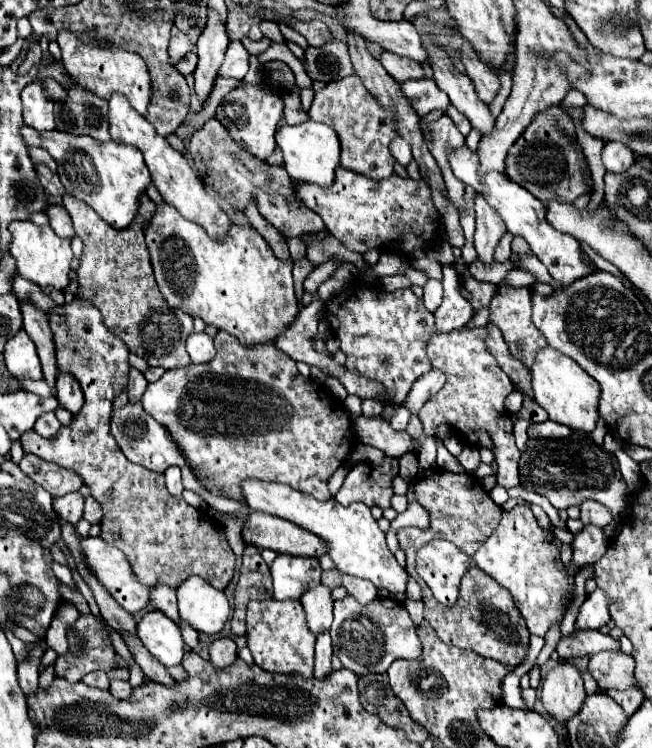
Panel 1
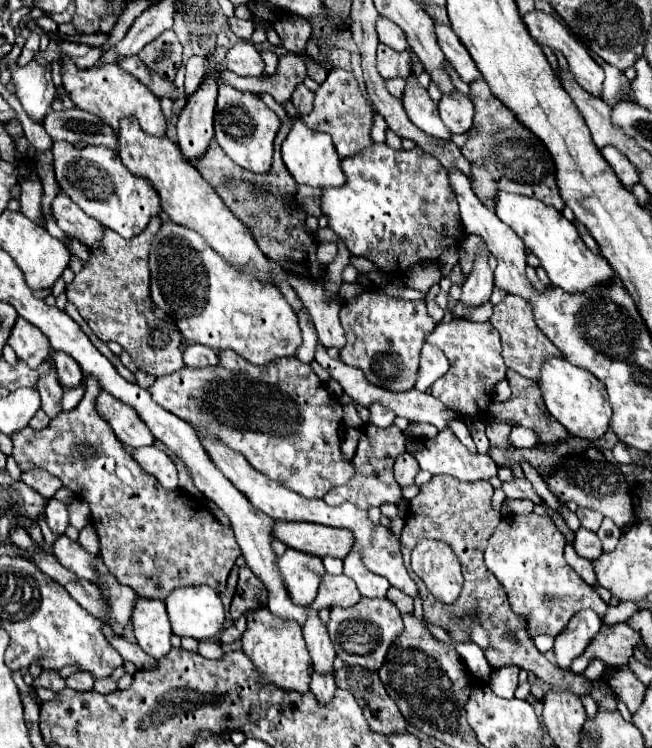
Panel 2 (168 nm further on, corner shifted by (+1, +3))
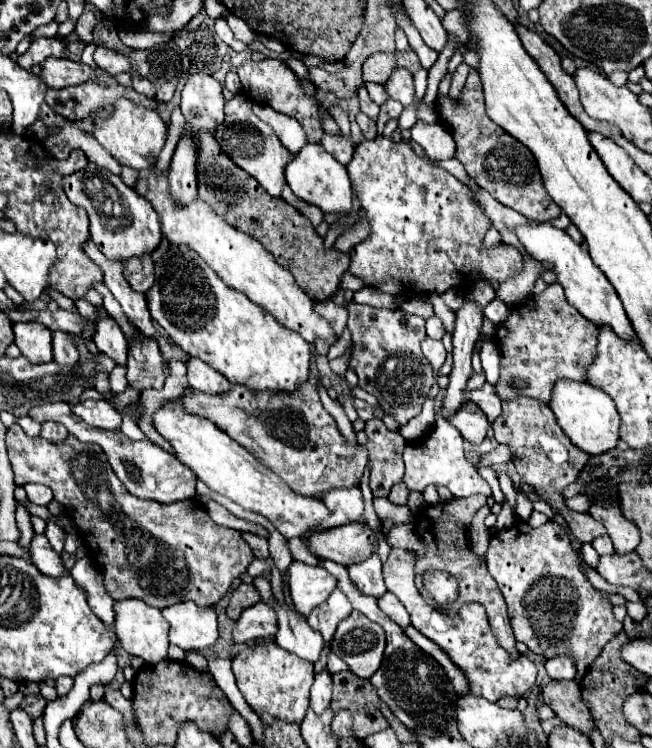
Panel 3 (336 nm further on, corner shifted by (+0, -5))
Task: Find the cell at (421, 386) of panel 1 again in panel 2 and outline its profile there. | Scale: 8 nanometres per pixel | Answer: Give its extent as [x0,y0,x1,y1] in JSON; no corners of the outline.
[415,344,449,392]

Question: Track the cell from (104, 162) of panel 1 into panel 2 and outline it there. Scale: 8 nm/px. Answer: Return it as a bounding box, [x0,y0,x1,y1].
[53,142,161,238]

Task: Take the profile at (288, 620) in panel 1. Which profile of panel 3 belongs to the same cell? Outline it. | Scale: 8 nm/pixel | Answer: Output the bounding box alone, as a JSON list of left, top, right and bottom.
[232,642,314,724]

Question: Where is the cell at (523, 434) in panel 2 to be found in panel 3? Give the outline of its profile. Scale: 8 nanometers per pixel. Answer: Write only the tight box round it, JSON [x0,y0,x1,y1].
[474,444,510,468]

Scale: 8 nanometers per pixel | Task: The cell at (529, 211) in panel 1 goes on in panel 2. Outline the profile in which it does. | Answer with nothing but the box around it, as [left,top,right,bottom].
[495,192,615,292]

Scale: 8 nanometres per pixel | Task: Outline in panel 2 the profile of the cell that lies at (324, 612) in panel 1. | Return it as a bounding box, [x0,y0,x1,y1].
[303,604,335,672]

